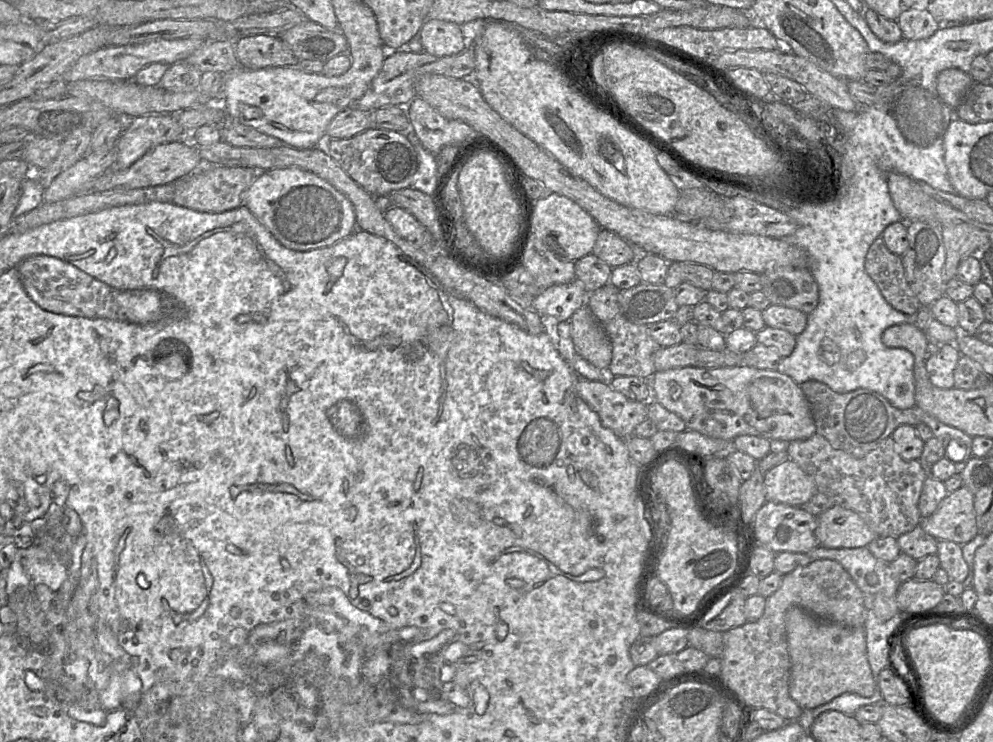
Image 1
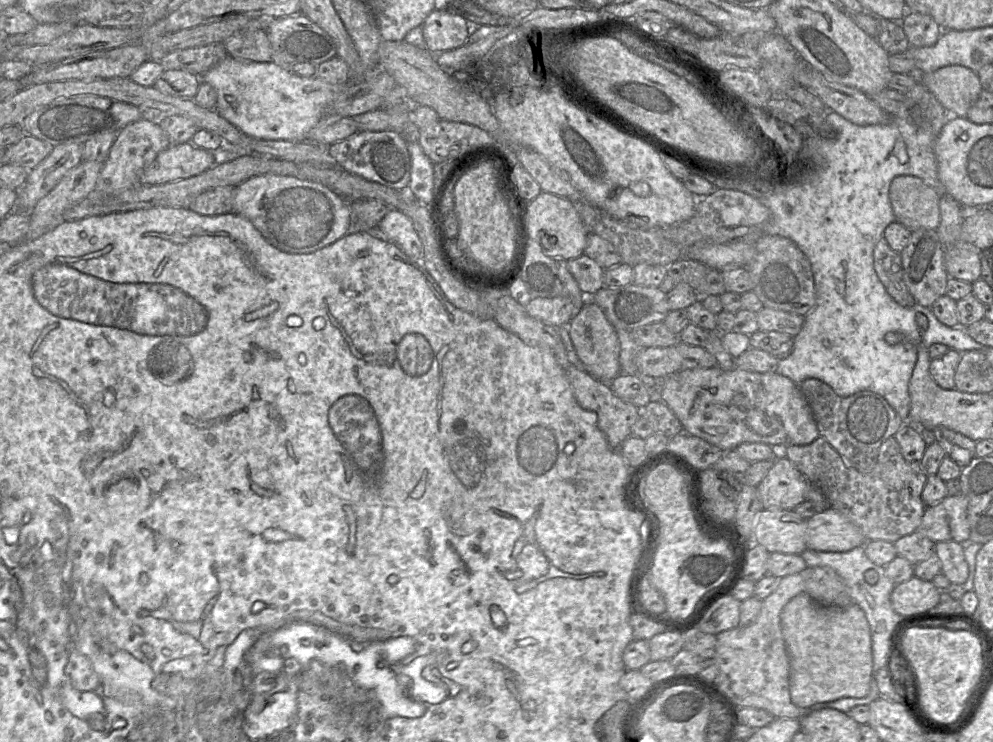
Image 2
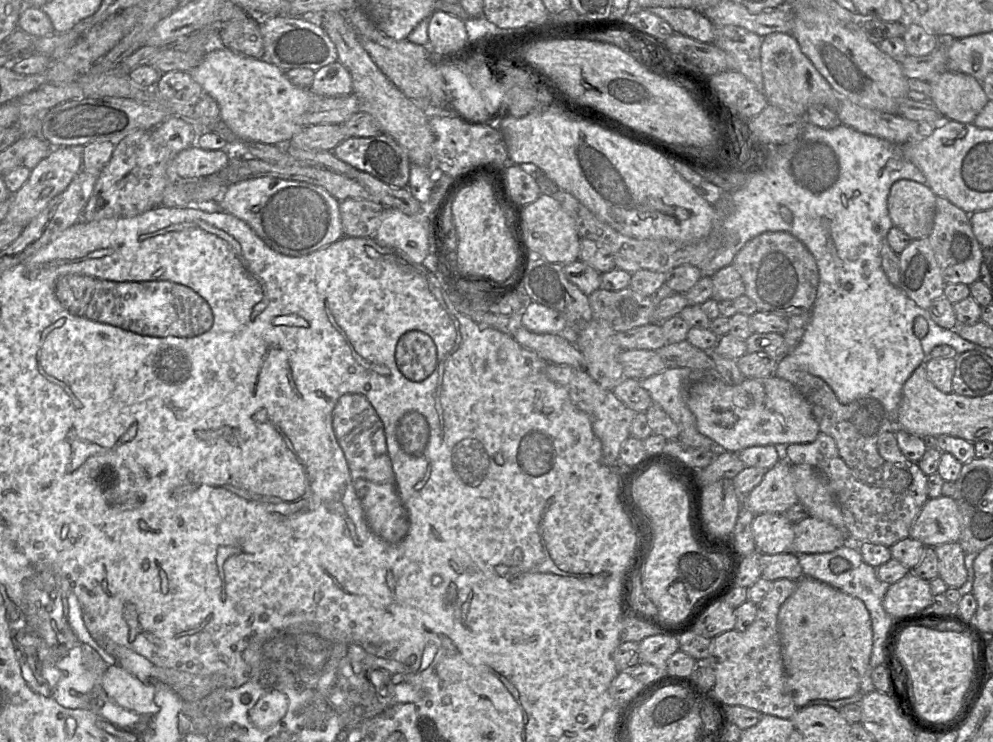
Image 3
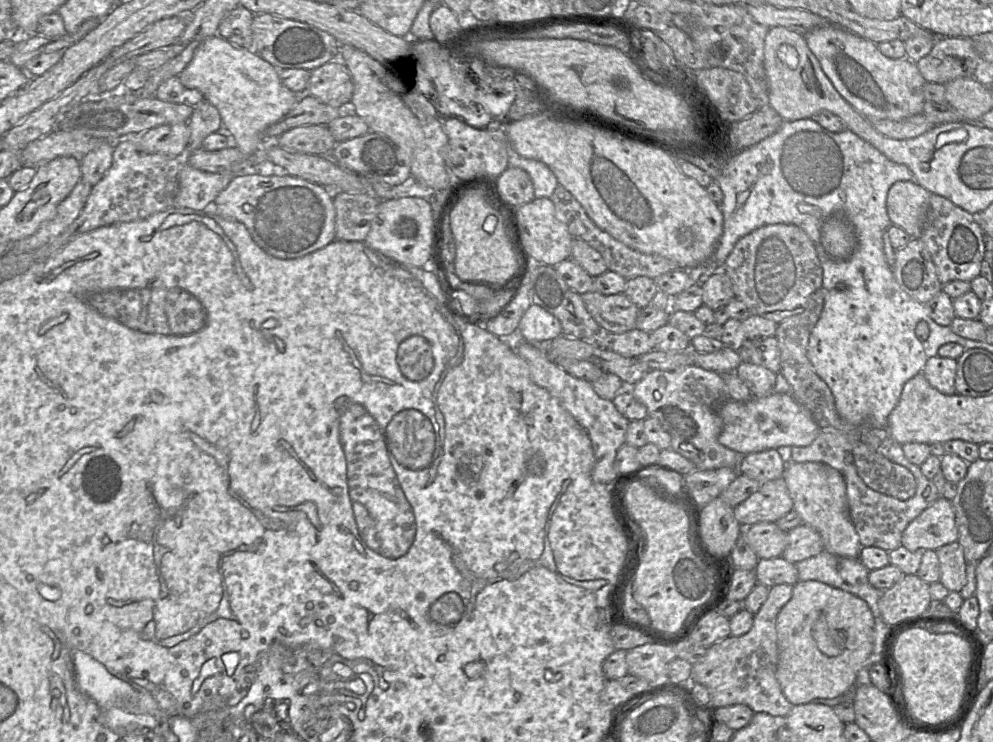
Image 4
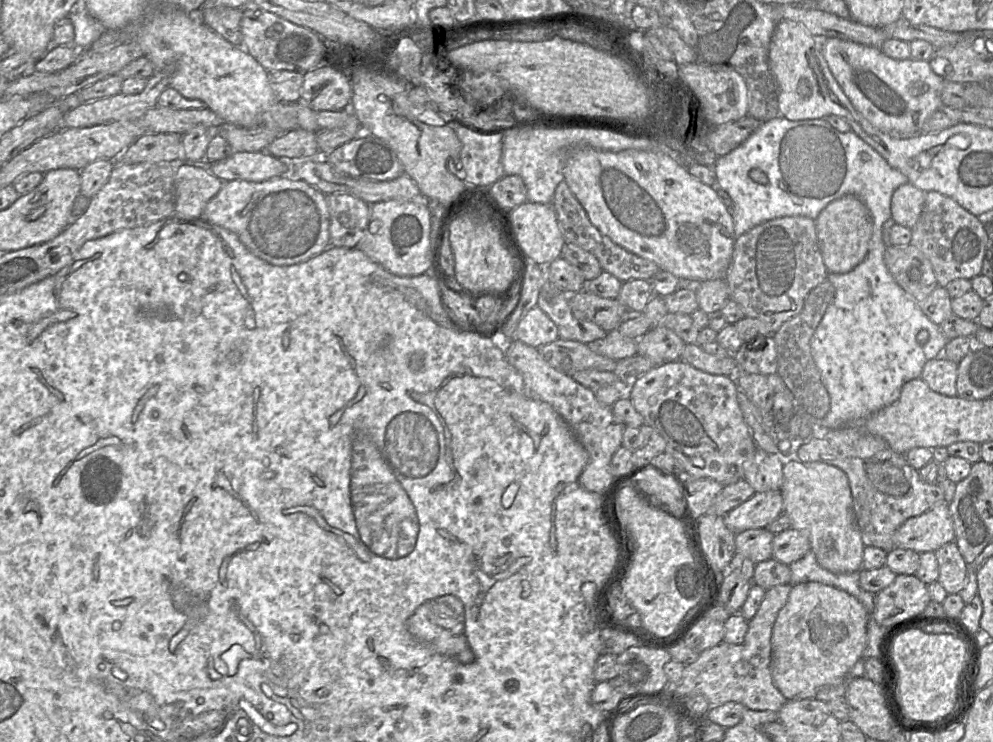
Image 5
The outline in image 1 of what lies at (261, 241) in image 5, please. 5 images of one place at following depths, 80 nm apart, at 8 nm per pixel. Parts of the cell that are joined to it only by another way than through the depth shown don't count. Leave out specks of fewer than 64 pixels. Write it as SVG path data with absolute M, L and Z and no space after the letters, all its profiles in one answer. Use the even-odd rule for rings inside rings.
M299 167L258 171L256 179L243 193L243 204L283 246L295 251L332 246L356 229L355 211L348 198L324 179Z

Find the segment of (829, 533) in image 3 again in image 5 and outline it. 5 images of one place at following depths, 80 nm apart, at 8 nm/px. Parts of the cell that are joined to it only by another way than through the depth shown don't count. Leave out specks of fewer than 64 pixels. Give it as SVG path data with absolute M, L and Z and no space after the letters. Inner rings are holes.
M791 527L774 535L772 558L779 562L790 565L808 551L811 551L811 544L806 532Z

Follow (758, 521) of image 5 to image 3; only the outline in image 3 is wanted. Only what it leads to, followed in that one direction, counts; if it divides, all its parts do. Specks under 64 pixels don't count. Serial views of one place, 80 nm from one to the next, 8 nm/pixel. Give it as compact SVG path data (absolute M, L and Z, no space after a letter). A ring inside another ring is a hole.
M778 461L764 475L760 484L742 497L742 508L754 515L763 513L785 513L798 503L792 477L792 465Z

